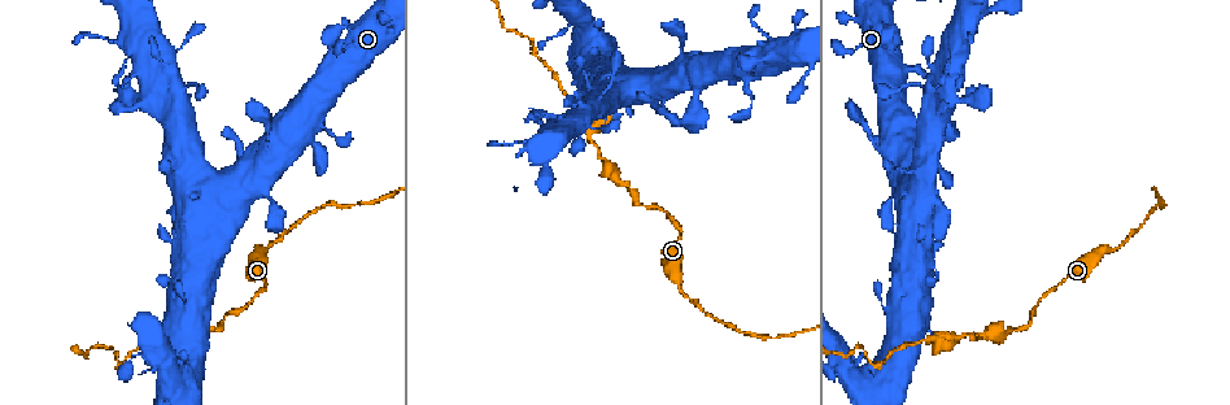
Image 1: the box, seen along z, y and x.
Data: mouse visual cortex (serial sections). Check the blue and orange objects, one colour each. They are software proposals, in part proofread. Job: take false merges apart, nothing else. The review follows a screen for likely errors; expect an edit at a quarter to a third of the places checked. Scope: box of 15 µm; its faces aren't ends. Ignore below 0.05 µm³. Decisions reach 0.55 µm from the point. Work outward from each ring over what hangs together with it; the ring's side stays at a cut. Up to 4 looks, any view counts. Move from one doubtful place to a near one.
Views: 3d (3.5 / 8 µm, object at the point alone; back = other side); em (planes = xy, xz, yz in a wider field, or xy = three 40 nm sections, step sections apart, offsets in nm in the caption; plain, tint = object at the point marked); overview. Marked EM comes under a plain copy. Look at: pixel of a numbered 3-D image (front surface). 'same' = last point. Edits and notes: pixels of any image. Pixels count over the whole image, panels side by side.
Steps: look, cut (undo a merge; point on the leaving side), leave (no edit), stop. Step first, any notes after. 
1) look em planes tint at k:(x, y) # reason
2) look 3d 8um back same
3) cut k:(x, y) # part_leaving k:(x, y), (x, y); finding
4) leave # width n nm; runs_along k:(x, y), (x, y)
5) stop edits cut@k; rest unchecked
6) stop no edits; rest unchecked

look em xy step 5 tint at 1:(219, 232) # sudden change in width

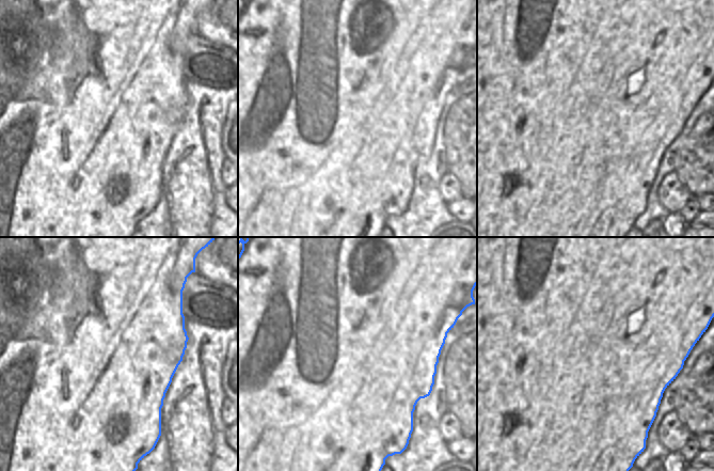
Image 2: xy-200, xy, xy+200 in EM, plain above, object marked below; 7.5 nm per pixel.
look 3d 3.5um same # wider look

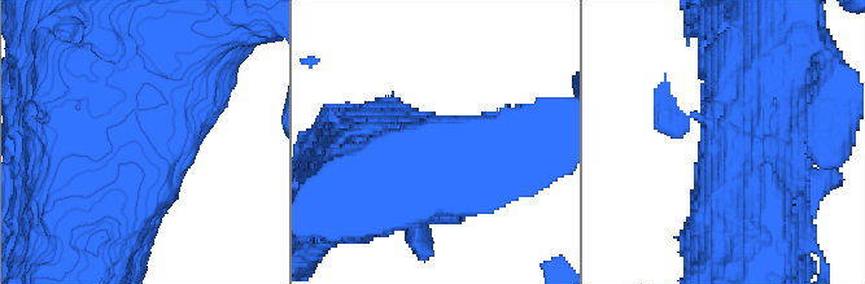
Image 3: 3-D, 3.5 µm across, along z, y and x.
leave # continuous, no second cell

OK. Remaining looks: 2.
look 3d 8um at 1:(927, 87) # calibre changes

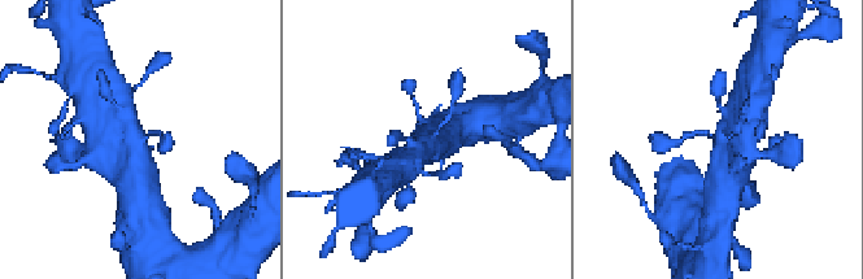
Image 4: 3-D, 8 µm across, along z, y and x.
look em planes tint at 4:(433, 138)

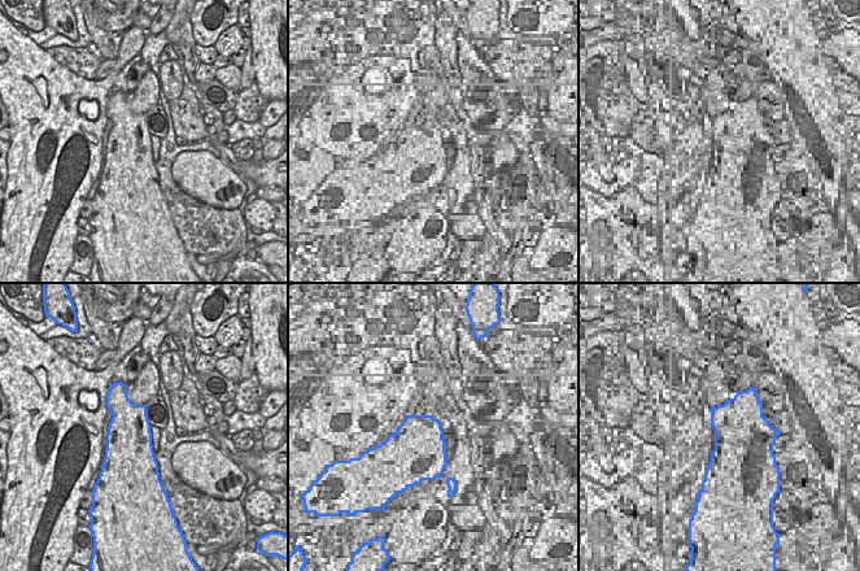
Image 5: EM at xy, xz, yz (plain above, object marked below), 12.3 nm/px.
leave # runs_along 4:(427, 147), (452, 108); continuous, no second cell

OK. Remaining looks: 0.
stop no edits; rest unchecked

